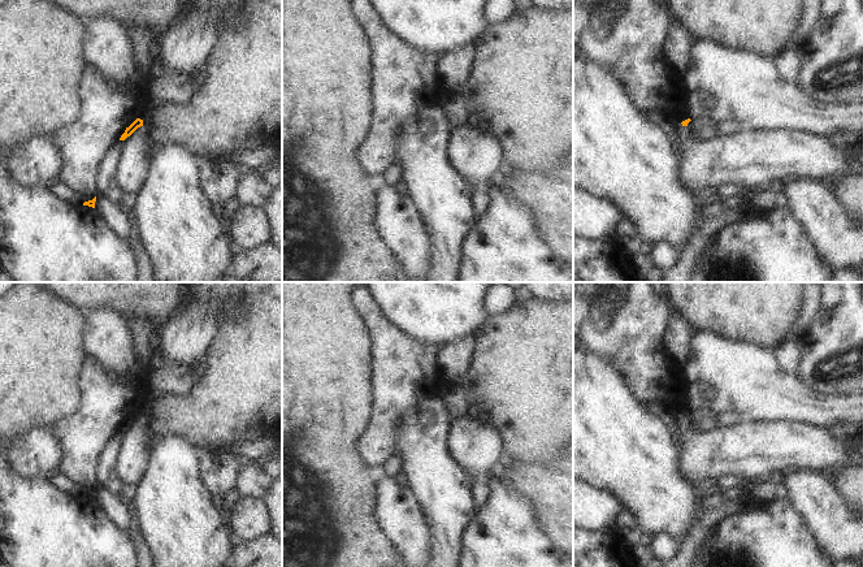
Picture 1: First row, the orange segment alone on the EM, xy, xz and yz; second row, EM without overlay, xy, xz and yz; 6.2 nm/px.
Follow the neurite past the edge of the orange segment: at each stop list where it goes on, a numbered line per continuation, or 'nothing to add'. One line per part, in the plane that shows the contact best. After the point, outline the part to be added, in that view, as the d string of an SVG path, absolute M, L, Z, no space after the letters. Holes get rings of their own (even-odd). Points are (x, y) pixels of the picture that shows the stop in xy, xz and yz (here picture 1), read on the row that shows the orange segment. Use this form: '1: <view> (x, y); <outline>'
nothing to add

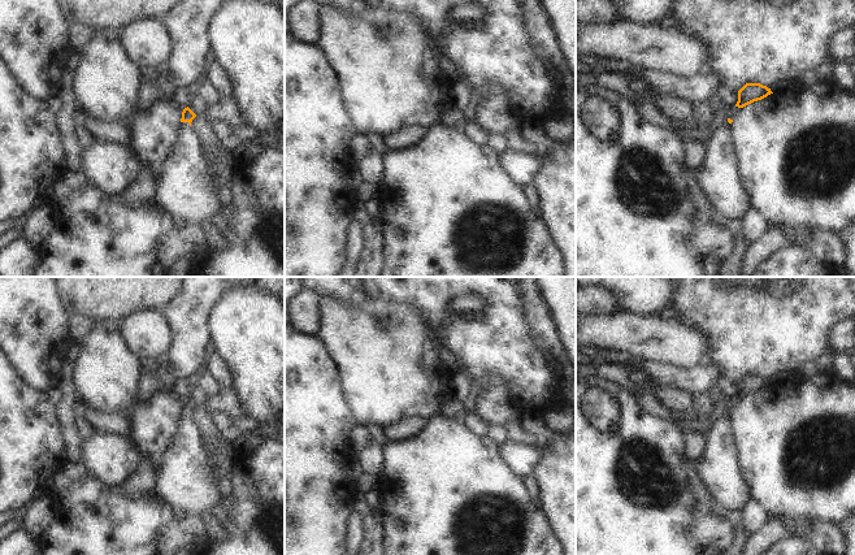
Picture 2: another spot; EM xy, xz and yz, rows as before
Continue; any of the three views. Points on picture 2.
1: xy (185, 189); M181 122L175 143L156 177L153 200L174 218L196 226L221 211L217 192L198 136L188 122Z

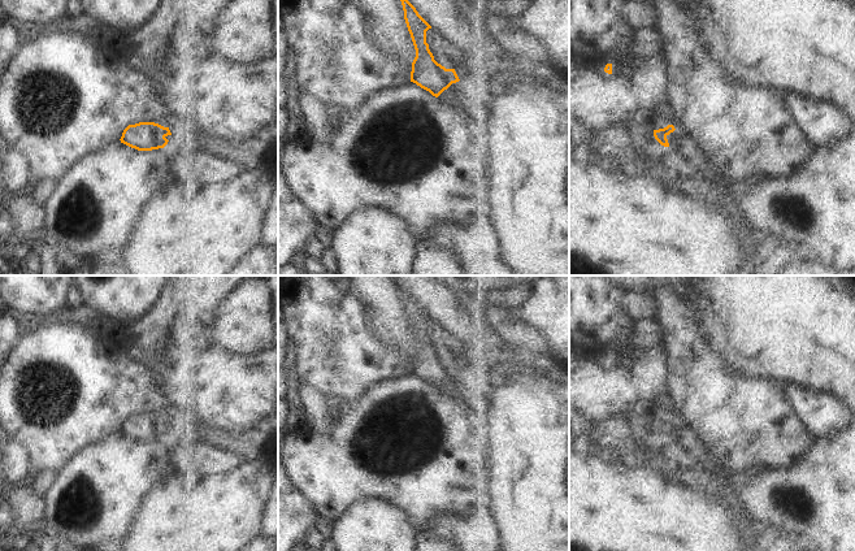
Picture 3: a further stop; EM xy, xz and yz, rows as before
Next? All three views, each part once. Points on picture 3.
1: xz (477, 103); M459 81L437 99L451 109L463 112L470 122L494 122L499 117L498 99L489 87L466 87Z

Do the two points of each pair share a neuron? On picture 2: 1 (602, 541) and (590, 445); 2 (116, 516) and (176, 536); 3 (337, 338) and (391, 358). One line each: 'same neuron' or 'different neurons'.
1: same neuron
2: same neuron
3: same neuron

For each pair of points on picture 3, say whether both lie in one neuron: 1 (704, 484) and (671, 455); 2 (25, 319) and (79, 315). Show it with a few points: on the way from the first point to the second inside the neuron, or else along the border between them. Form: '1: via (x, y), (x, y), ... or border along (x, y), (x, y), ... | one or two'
1: via (697, 476), (678, 463) | one
2: via (38, 319), (66, 315) | one

